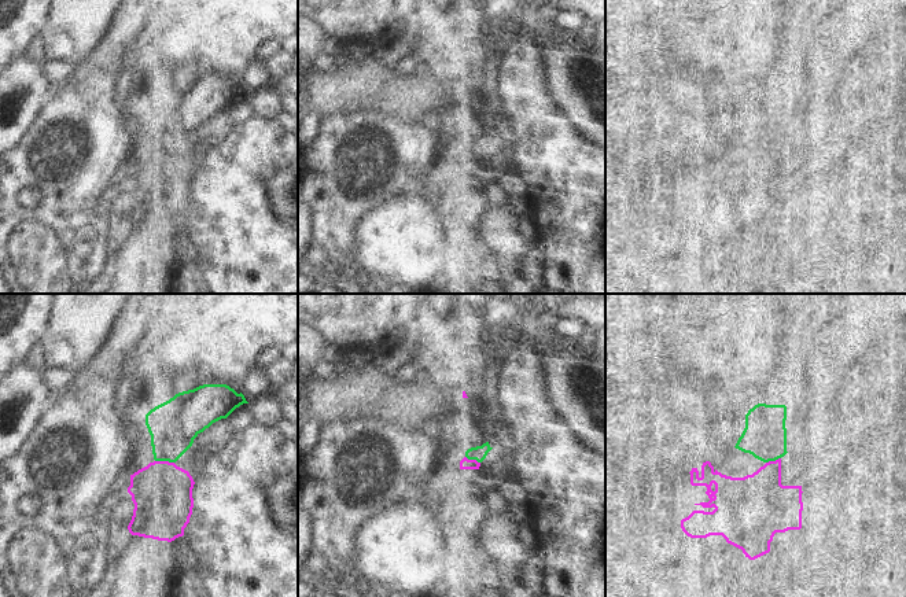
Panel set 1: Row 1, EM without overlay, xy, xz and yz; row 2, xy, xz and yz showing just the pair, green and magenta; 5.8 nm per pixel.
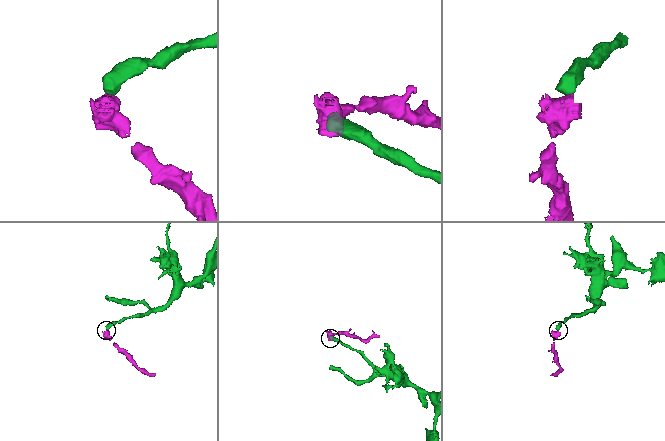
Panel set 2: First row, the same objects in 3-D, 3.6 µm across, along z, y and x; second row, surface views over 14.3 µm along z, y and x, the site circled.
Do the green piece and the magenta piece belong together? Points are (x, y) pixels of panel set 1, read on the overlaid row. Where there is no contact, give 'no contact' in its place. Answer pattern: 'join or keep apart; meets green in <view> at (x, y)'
keep apart; meets green in xy at (165, 460)

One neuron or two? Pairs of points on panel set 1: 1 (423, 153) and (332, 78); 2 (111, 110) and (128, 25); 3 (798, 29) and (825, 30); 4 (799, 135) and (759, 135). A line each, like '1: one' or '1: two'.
1: two
2: one
3: two
4: two

